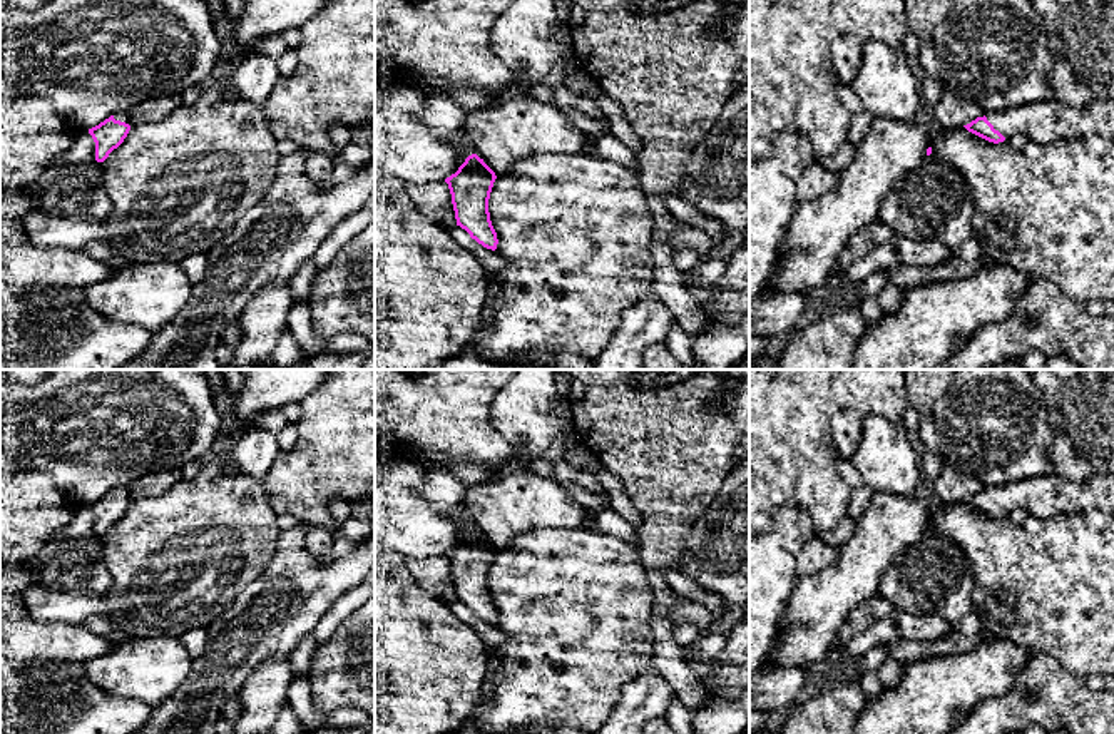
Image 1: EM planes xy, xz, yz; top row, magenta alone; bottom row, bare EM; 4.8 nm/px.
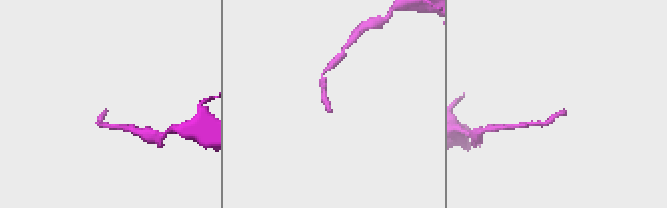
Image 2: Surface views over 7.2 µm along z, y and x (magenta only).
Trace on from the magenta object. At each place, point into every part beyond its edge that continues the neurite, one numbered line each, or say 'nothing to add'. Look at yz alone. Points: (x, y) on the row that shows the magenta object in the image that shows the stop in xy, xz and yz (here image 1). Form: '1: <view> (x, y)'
1: yz (1044, 122)

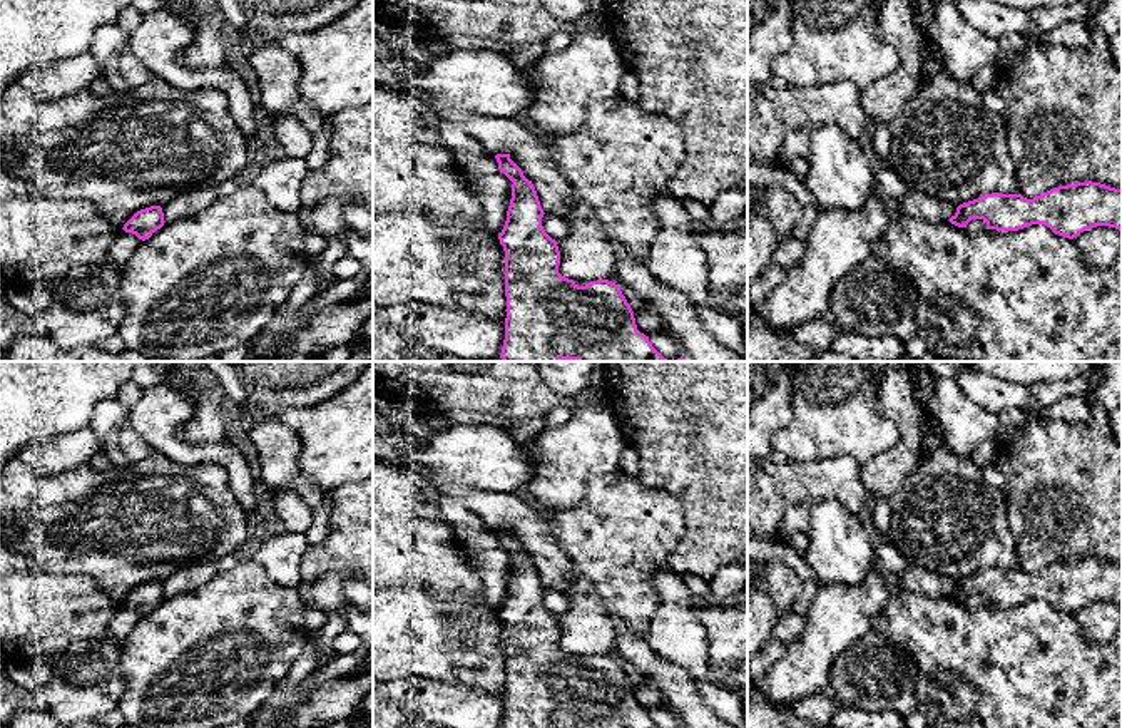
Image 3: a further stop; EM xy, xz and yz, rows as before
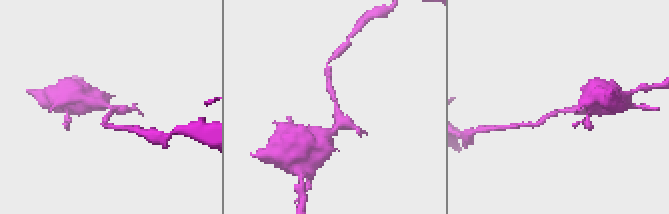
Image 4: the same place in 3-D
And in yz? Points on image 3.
nothing to add

